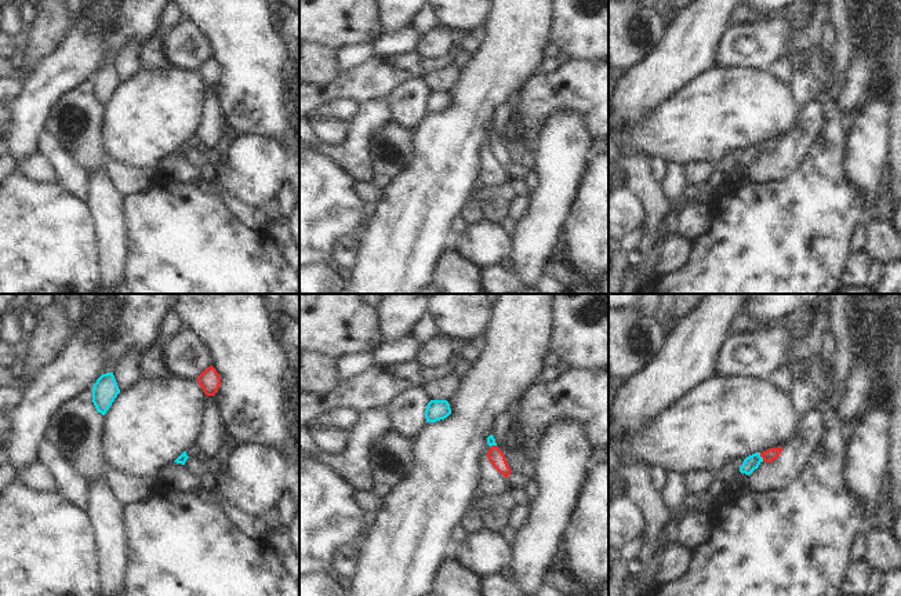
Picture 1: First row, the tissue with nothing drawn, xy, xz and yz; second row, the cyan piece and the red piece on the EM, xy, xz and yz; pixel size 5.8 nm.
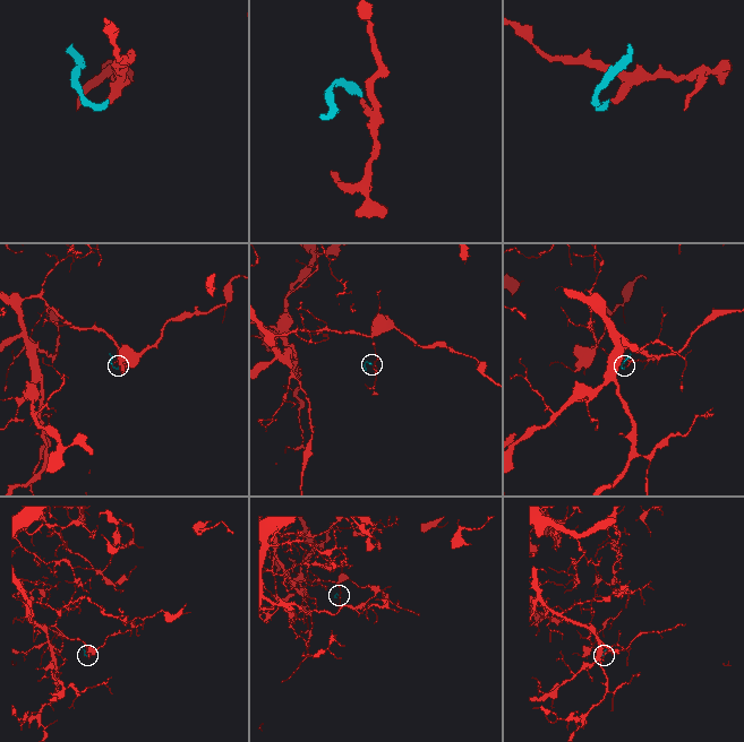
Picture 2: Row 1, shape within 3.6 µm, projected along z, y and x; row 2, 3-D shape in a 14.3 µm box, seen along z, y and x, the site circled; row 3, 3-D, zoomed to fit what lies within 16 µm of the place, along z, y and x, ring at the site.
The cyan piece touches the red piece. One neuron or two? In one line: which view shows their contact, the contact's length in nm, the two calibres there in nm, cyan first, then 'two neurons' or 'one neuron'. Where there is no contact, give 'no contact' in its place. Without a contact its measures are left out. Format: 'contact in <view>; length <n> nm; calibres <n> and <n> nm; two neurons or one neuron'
contact in yz; length 50 nm; calibres 90 and 80 nm; one neuron

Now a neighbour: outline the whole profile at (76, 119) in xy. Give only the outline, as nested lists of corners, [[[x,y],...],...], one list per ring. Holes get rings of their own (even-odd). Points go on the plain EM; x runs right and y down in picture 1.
[[[88,79],[62,95],[51,108],[46,131],[88,172],[102,167],[109,157],[102,146],[103,106],[92,94],[92,79]]]

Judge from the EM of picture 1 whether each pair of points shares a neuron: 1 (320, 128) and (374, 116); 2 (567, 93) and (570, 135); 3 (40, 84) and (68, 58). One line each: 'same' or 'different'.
1: different
2: different
3: same

